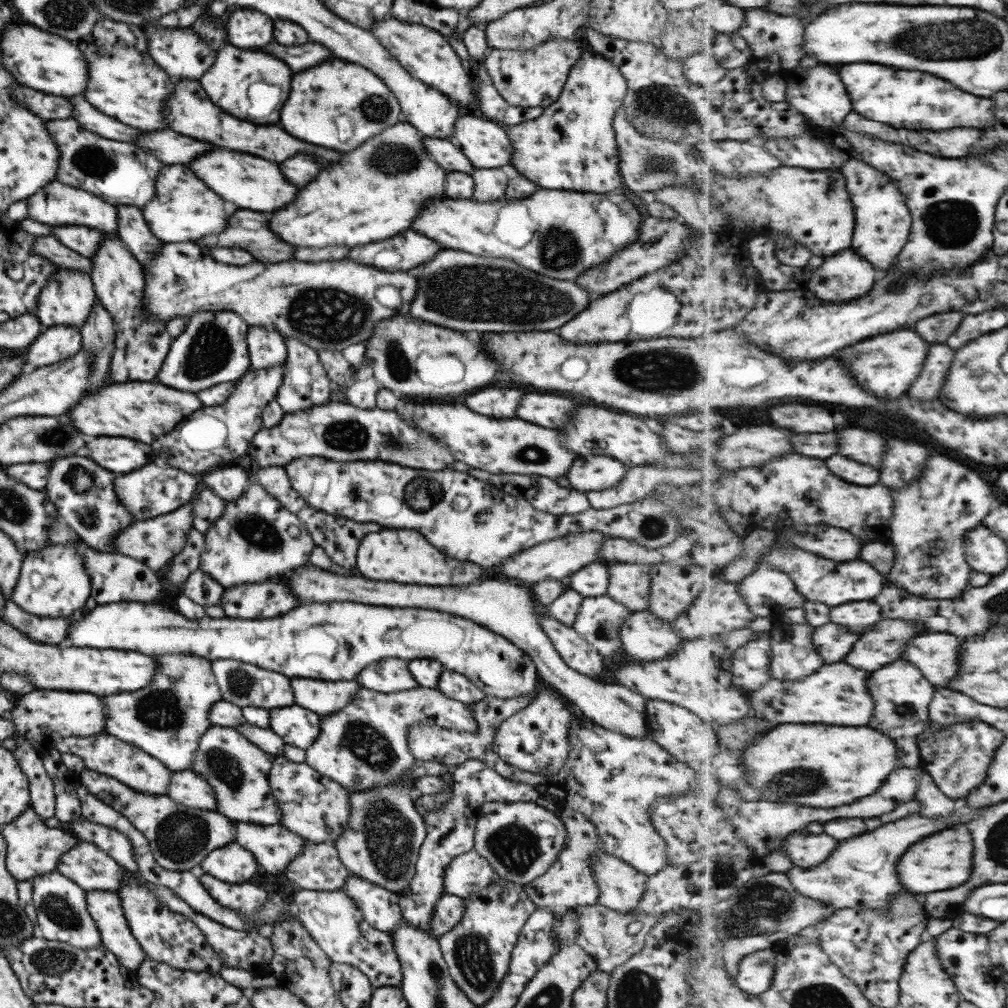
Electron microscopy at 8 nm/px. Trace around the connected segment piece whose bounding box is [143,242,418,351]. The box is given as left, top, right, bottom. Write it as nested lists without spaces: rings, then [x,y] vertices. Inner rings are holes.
[[[198,242],[165,243],[159,256],[144,267],[145,298],[144,309],[154,319],[168,322],[180,316],[190,317],[199,312],[232,311],[241,316],[249,326],[266,327],[270,332],[278,331],[284,337],[292,337],[317,350],[342,351],[350,344],[365,342],[372,336],[374,324],[386,320],[397,312],[380,306],[376,300],[376,290],[380,286],[394,286],[402,292],[403,302],[414,301],[418,280],[406,272],[382,272],[366,264],[352,260],[328,260],[328,262],[262,263],[259,261],[246,265],[228,265],[214,261]]]

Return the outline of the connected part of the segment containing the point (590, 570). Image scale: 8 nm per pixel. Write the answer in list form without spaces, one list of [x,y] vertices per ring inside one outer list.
[[[590,563],[568,577],[569,588],[583,598],[606,595],[608,580],[608,566],[602,563]]]

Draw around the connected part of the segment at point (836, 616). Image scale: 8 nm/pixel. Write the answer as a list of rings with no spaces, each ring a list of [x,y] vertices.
[[[864,600],[854,604],[844,604],[840,608],[832,609],[832,622],[842,626],[848,626],[850,630],[864,634],[872,626],[876,626],[884,616],[882,616],[882,605],[876,600]]]

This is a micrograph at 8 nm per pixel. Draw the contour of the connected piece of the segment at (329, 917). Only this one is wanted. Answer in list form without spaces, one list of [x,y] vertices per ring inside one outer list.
[[[301,889],[295,894],[294,904],[298,907],[297,919],[331,961],[359,968],[368,976],[373,989],[401,986],[402,969],[394,951],[392,936],[384,932],[382,938],[380,931],[364,919],[362,911],[346,891]]]

